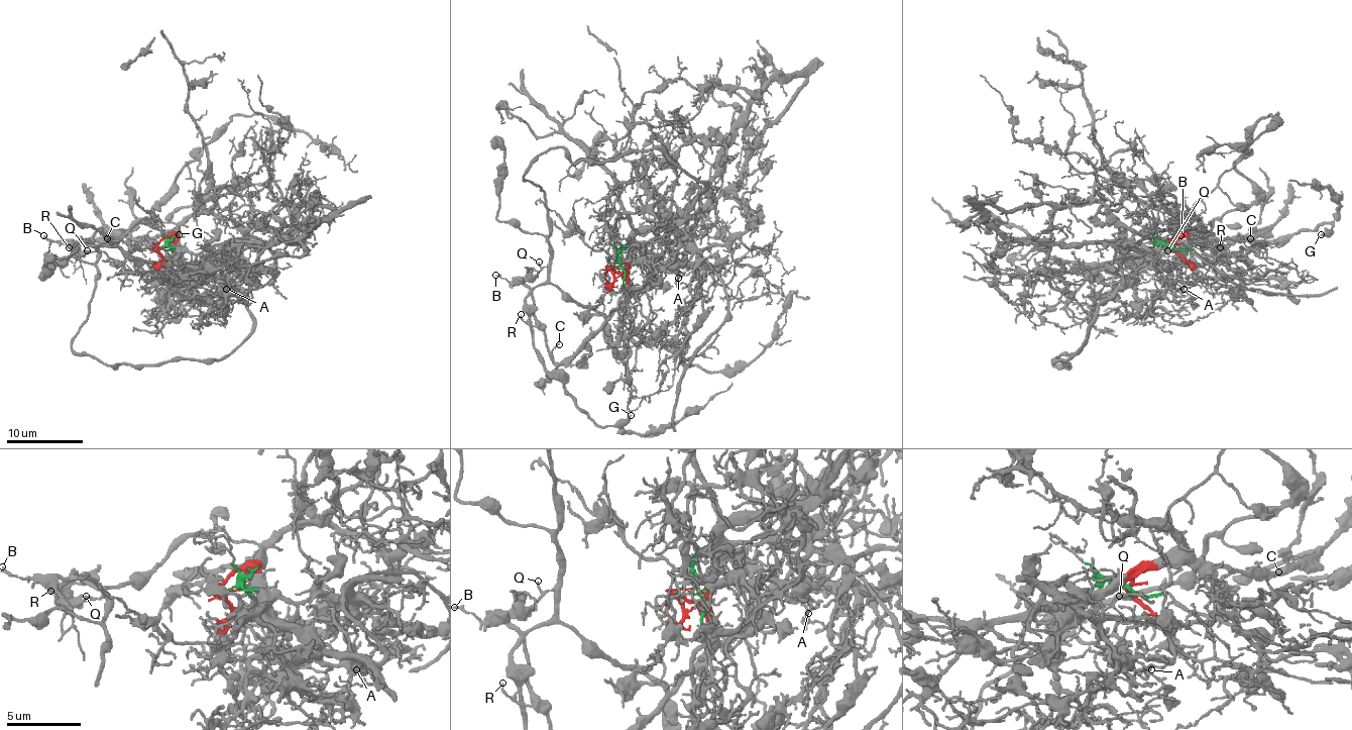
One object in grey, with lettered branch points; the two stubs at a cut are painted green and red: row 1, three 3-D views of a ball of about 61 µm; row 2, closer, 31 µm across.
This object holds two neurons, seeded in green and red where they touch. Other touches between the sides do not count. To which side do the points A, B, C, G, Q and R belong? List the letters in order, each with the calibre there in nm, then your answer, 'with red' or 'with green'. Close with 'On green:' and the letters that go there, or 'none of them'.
A: calibre 130 nm; with green
B: calibre 180 nm; with red
C: calibre 120 nm; with red
G: calibre 240 nm; with red
Q: calibre 80 nm; with red
R: calibre 120 nm; with red
On green: A

